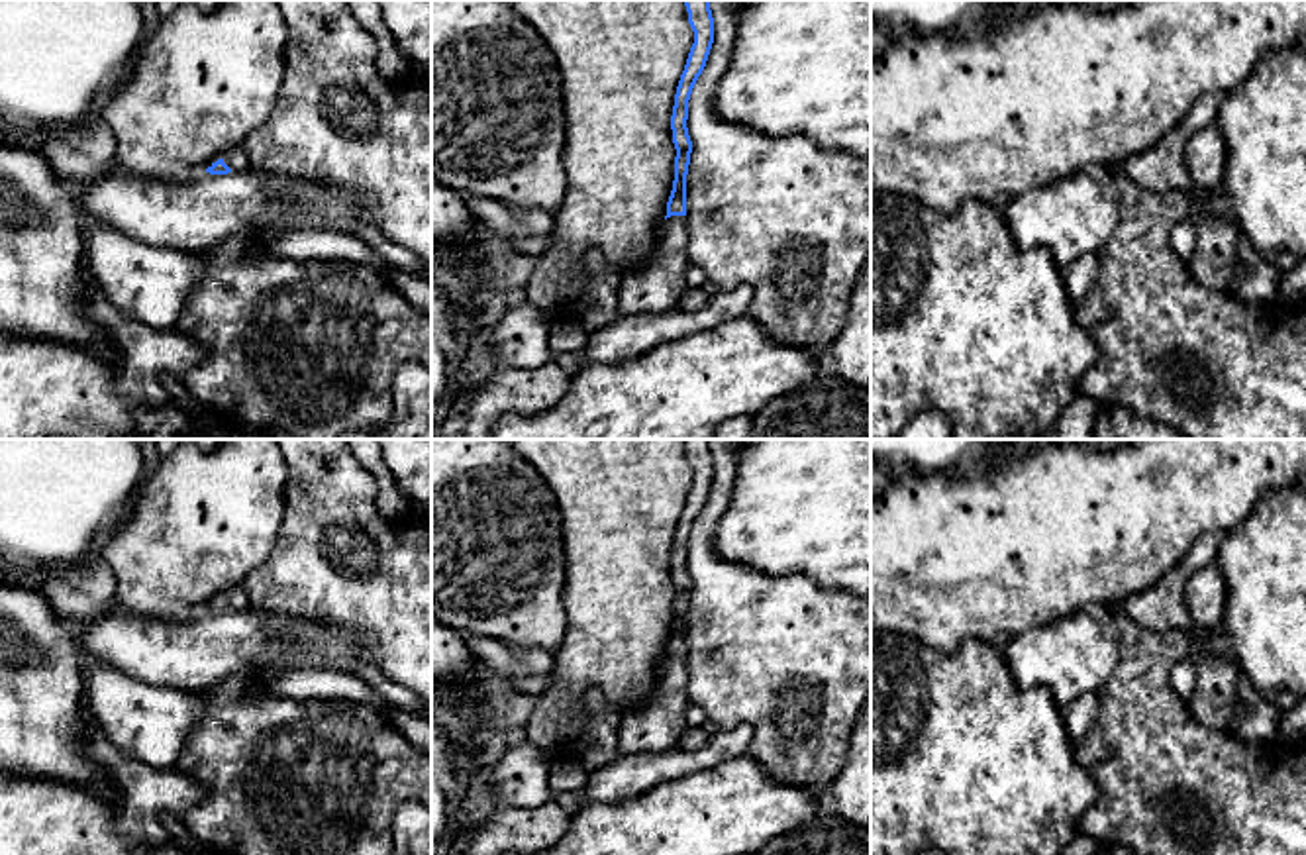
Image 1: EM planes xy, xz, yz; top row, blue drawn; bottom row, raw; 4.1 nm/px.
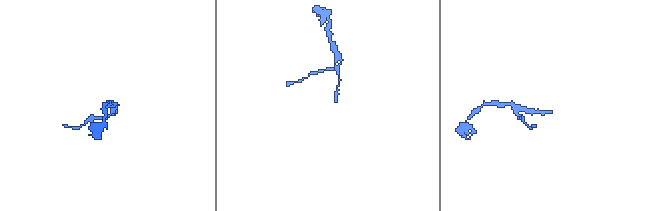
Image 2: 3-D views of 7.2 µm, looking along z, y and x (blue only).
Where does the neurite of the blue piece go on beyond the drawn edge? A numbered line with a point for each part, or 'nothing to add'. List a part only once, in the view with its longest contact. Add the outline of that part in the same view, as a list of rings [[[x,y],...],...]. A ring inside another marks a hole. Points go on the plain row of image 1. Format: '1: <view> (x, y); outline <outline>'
1: xy (238, 599); outline [[[243,584],[233,586],[233,588],[229,588],[227,592],[216,596],[212,602],[208,602],[208,604],[204,606],[204,610],[206,610],[208,606],[212,606],[218,598],[222,598],[231,610],[243,610],[243,608],[249,606],[249,594],[247,594],[247,590],[243,588]]]

